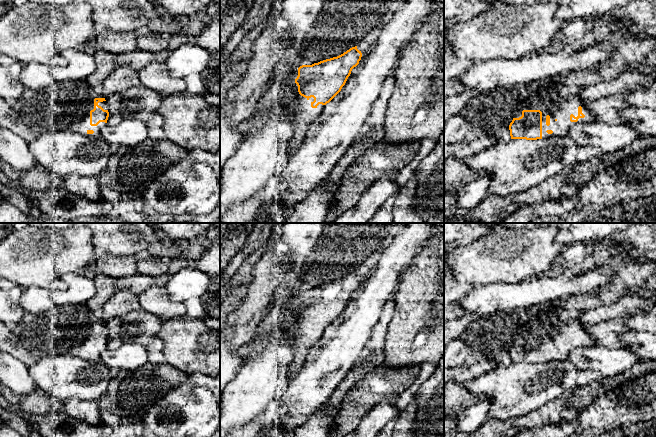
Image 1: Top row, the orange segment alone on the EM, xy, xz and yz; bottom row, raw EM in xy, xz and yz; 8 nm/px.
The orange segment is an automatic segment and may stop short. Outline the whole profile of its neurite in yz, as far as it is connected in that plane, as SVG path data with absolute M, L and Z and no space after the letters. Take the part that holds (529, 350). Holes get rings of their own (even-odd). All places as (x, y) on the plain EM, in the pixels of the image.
M560 306L542 307L535 310L528 323L520 329L509 349L509 354L511 363L547 363L567 360L573 350L595 345L597 343L573 312Z

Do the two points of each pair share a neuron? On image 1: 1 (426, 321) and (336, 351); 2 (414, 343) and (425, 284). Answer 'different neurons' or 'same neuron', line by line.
1: different neurons
2: same neuron

